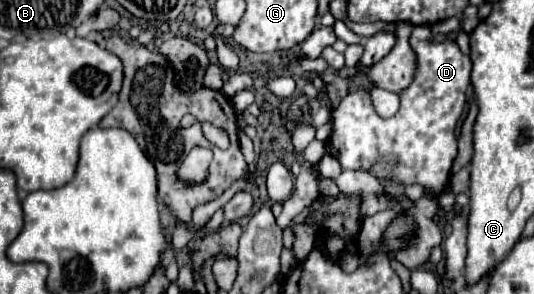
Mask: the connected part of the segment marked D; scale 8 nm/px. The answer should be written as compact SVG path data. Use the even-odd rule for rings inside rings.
M417 26L411 34L411 48L415 52L415 76L413 82L401 90L401 110L393 118L381 118L371 102L371 86L361 88L357 92L347 94L337 108L331 110L331 120L333 120L333 132L329 138L329 152L337 162L341 164L341 170L369 170L377 178L389 178L397 180L403 186L409 184L421 184L425 192L431 198L439 198L441 192L449 188L449 178L451 178L451 164L457 156L457 136L455 136L455 126L457 120L463 114L465 106L465 92L469 88L469 76L471 76L471 60L467 54L459 50L459 46L453 40L443 40L443 42L429 42L431 32L427 26ZM389 154L397 160L397 164L391 166L379 166L379 156Z

